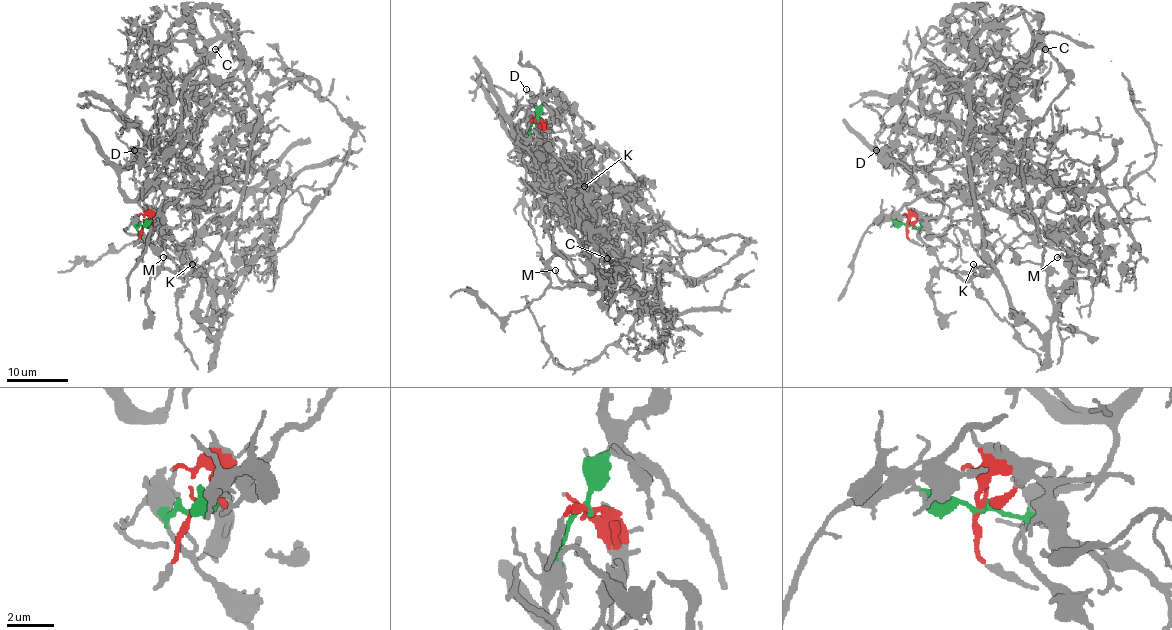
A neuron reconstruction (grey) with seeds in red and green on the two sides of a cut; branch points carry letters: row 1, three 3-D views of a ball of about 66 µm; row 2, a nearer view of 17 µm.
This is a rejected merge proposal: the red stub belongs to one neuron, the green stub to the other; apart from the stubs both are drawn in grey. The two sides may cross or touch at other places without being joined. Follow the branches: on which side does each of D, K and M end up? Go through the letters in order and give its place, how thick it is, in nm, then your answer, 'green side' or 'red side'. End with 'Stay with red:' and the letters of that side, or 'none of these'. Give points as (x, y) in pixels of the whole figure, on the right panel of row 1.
D: place (876, 150); calibre 190 nm; red side
K: place (973, 264); calibre 140 nm; green side
M: place (1057, 257); calibre 170 nm; green side
Stay with red: D

